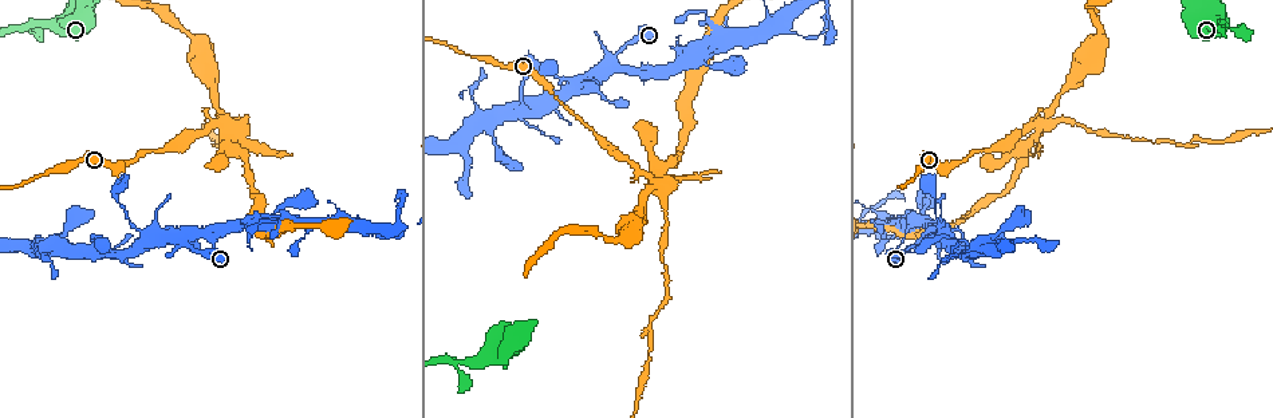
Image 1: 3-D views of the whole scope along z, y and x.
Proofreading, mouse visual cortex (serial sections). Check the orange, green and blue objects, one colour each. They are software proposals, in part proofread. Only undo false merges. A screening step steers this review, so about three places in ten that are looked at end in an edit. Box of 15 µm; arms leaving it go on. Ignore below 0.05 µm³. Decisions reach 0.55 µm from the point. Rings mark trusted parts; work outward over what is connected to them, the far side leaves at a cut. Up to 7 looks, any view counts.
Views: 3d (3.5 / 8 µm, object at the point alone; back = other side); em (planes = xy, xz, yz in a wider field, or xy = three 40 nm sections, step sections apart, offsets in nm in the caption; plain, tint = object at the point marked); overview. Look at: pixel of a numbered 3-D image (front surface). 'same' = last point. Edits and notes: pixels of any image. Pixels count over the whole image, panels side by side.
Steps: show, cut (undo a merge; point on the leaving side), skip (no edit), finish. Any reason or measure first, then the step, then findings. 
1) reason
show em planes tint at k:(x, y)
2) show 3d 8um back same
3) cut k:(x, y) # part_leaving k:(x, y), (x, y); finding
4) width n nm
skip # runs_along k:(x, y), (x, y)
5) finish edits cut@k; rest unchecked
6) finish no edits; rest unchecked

side arm on a straight run
show 3d 8um at 1:(24, 26)

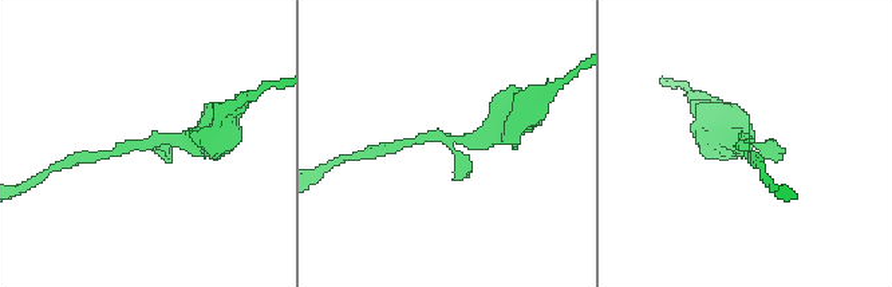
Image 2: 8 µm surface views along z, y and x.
show 3d 3.5um at 2:(448, 139)

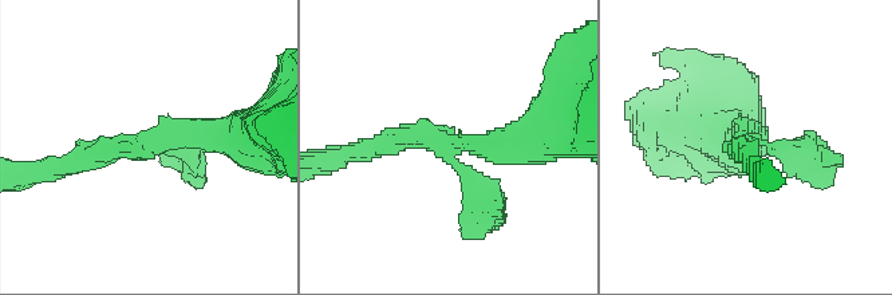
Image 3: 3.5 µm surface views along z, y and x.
shape alone is not enough
show em xy step 1 tint at 3:(155, 144)

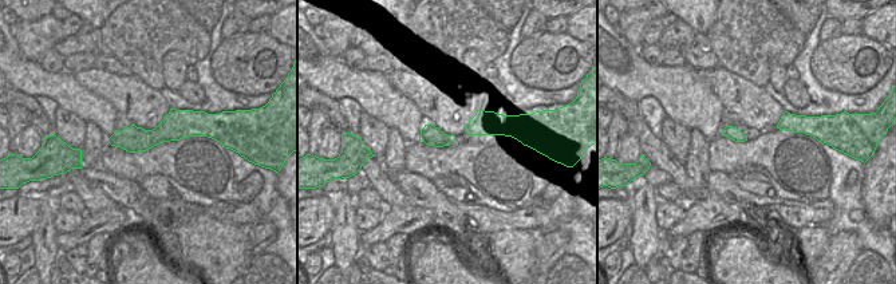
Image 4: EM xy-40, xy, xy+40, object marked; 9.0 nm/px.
arm_widths 250, 300, 400 nm
skip # runs_along 3:(540, 133), (449, 149), (490, 188), (486, 215); one cell here

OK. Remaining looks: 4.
abrupt turn
show 3d 3.5um back at 1:(653, 183)

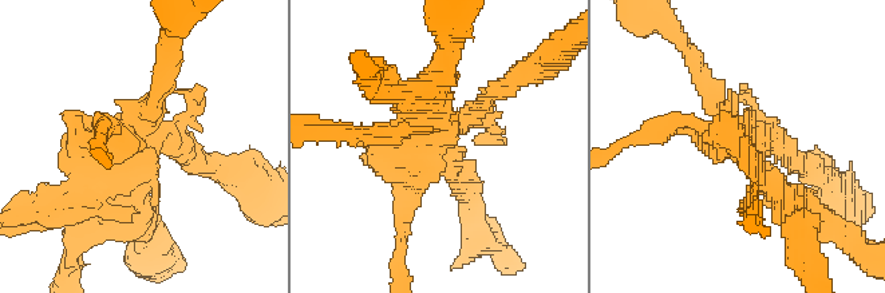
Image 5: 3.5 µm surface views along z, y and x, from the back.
shape alone is not enough
show em planes tint at 5:(432, 141)

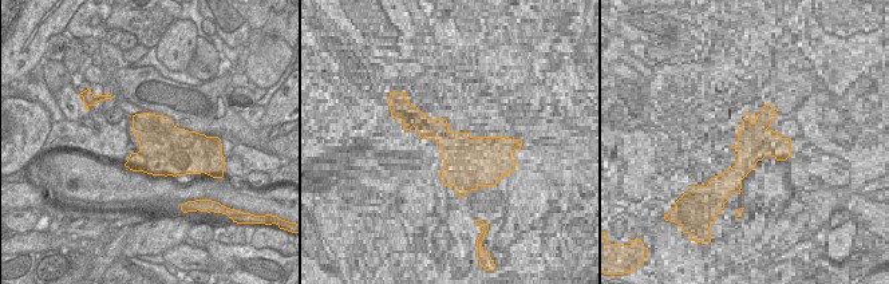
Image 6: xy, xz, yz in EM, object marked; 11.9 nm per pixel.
width 600 nm
cut 5:(119, 118) # part_leaving 5:(164, 142), (130, 122), (168, 64); two cells meet here

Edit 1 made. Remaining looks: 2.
finish edits cut@5; rest unchecked

